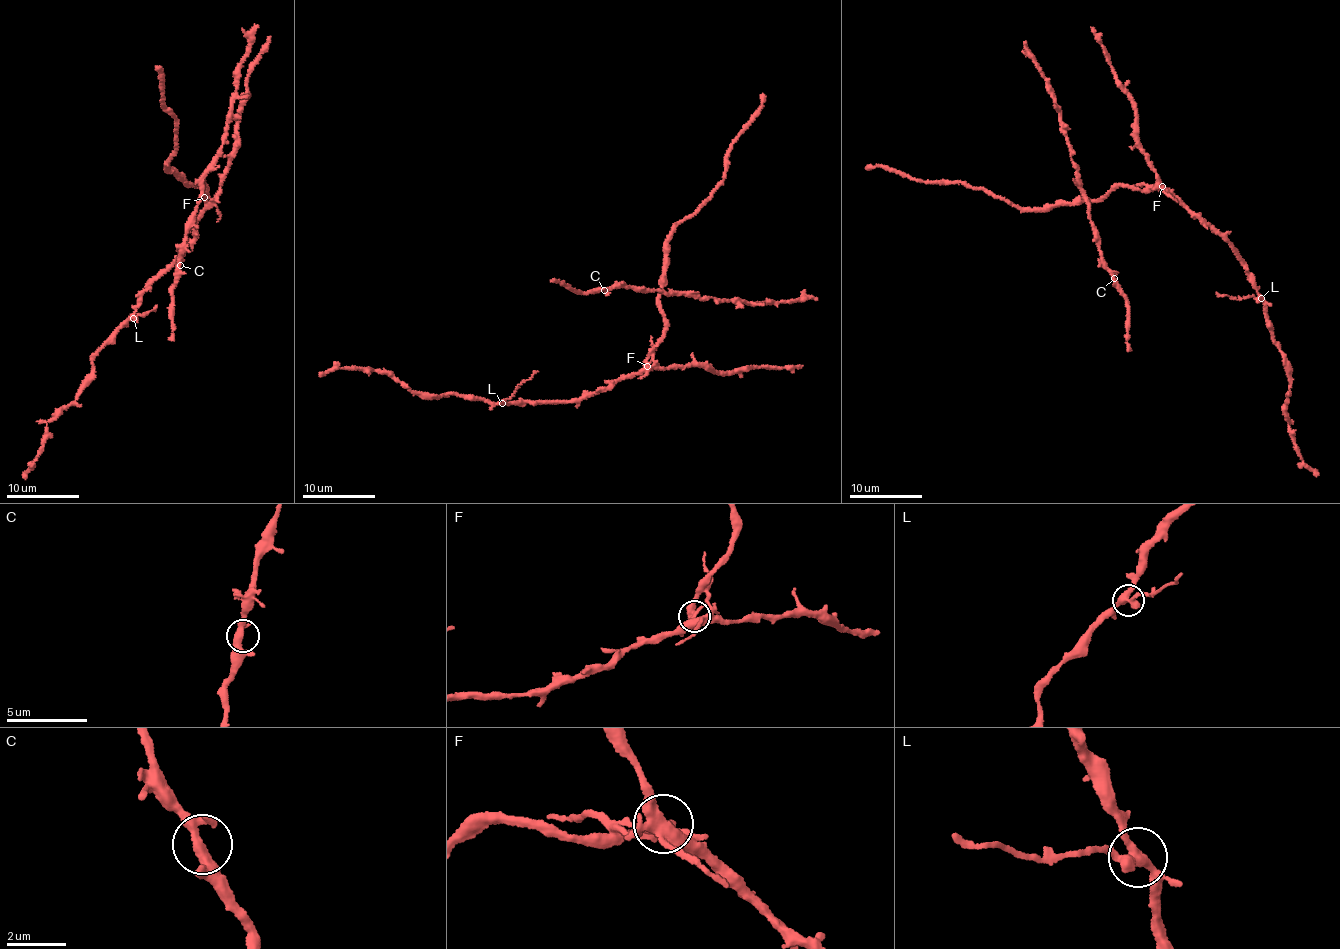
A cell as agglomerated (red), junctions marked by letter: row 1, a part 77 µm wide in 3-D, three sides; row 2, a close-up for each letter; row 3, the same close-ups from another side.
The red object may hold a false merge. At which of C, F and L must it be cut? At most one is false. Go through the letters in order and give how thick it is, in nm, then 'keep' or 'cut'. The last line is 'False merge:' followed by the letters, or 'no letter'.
C: 320 nm thick; keep
F: 280 nm thick; cut
L: 320 nm thick; keep
False merge: F

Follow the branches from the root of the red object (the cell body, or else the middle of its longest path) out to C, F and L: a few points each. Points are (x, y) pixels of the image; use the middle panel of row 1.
C: (632, 373), (645, 367), (663, 336), (659, 294), (664, 285), (671, 290), (619, 283), (604, 290)
F: (632, 373), (647, 365)
L: (632, 373), (582, 399), (502, 403)

